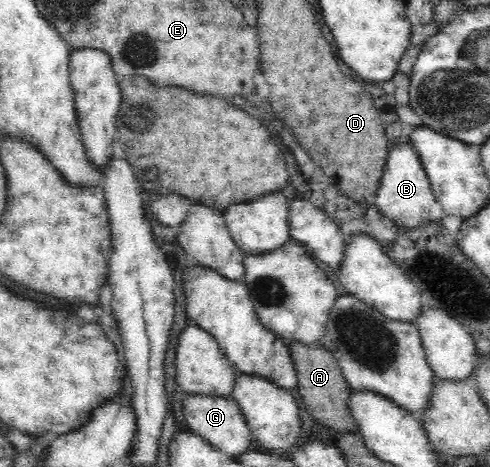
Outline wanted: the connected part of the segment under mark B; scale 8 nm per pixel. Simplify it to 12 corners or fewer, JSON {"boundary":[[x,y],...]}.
{"boundary":[[410,141],[388,142],[376,207],[408,229],[437,200]]}

